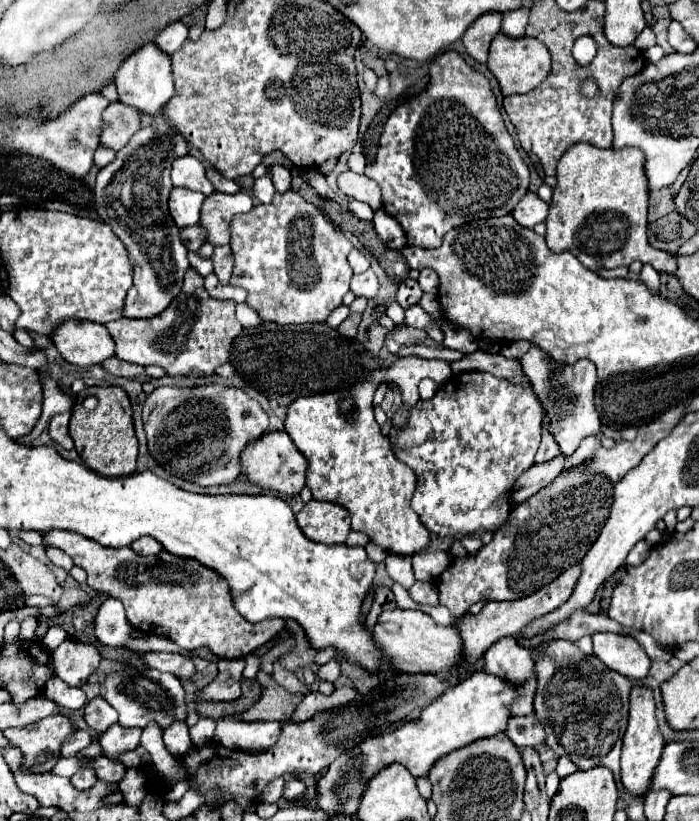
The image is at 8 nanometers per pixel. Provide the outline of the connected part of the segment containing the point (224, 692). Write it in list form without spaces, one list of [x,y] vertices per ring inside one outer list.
[[[220,659],[218,677],[202,689],[202,701],[234,701],[240,697],[244,659]]]

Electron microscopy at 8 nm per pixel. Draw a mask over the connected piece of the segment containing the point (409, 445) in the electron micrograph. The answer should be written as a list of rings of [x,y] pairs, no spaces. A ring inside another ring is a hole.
[[[462,373],[442,383],[432,399],[418,401],[410,409],[406,425],[392,425],[388,437],[394,455],[416,473],[412,509],[430,533],[456,539],[480,529],[496,531],[510,515],[510,485],[534,465],[534,453],[542,439],[542,405],[530,387],[490,373]]]

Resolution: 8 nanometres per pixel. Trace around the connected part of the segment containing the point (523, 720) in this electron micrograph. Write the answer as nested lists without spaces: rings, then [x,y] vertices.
[[[510,717],[506,735],[514,741],[518,747],[538,747],[546,743],[546,731],[544,725],[534,717]]]

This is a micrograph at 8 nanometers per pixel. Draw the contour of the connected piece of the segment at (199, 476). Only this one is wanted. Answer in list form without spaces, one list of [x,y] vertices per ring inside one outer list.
[[[228,385],[158,387],[146,401],[142,421],[148,451],[172,475],[198,485],[224,485],[240,477],[240,453],[268,429],[268,415],[242,389]]]

